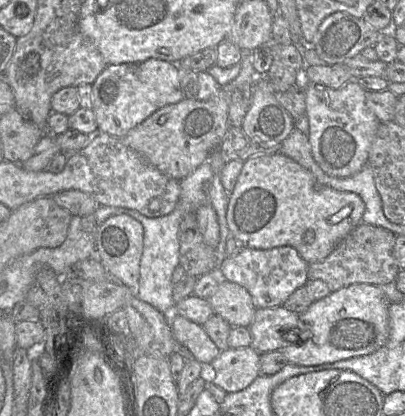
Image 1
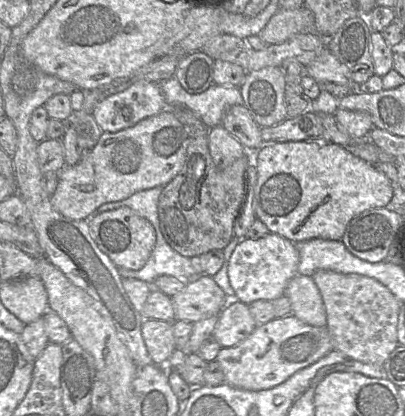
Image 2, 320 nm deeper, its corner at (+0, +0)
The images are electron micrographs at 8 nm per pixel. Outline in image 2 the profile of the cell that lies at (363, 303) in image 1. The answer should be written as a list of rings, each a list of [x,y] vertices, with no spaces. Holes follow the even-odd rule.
[[[289,315],[257,326],[248,338],[236,346],[221,348],[213,361],[219,364],[224,373],[223,384],[243,390],[261,391],[285,382],[297,371],[312,365],[332,350],[327,326],[311,326]]]

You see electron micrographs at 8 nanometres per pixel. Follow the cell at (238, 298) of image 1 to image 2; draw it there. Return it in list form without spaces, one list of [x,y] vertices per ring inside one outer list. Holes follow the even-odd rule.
[[[211,276],[193,278],[179,293],[171,297],[175,321],[195,323],[219,315],[229,298]]]

